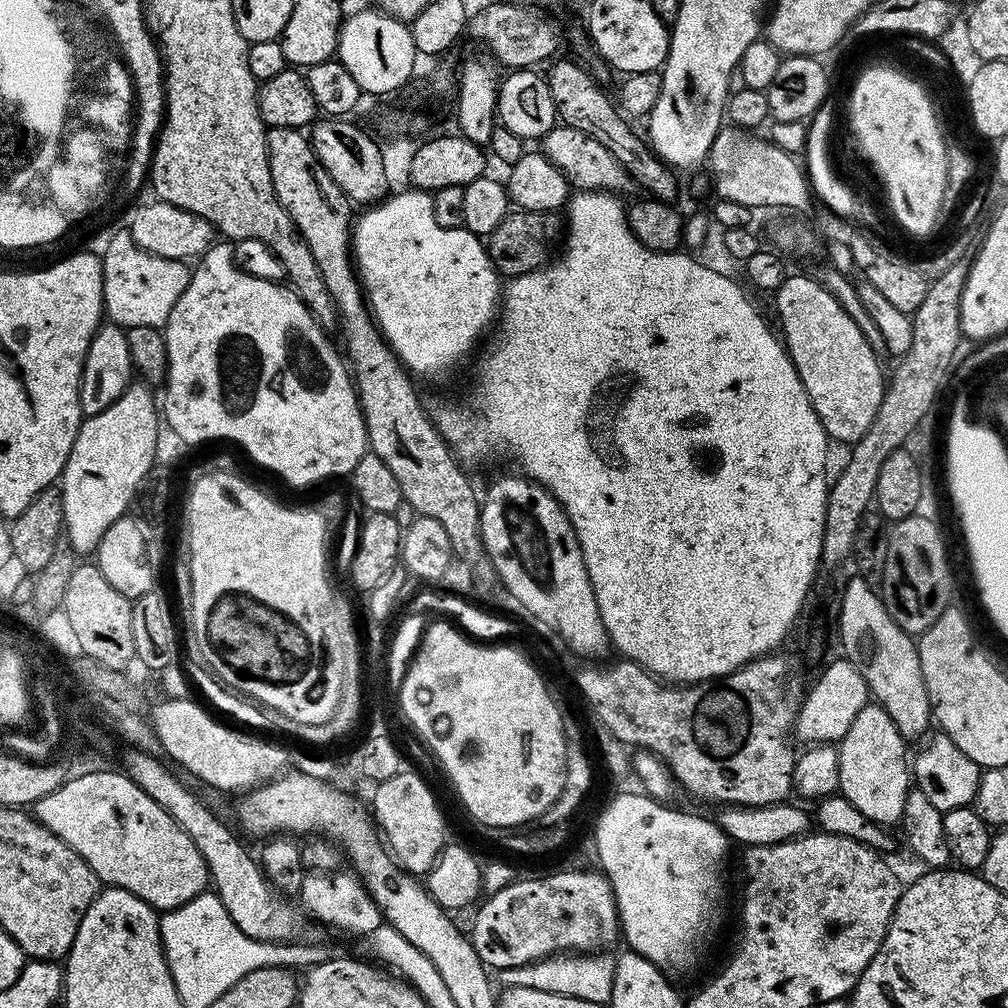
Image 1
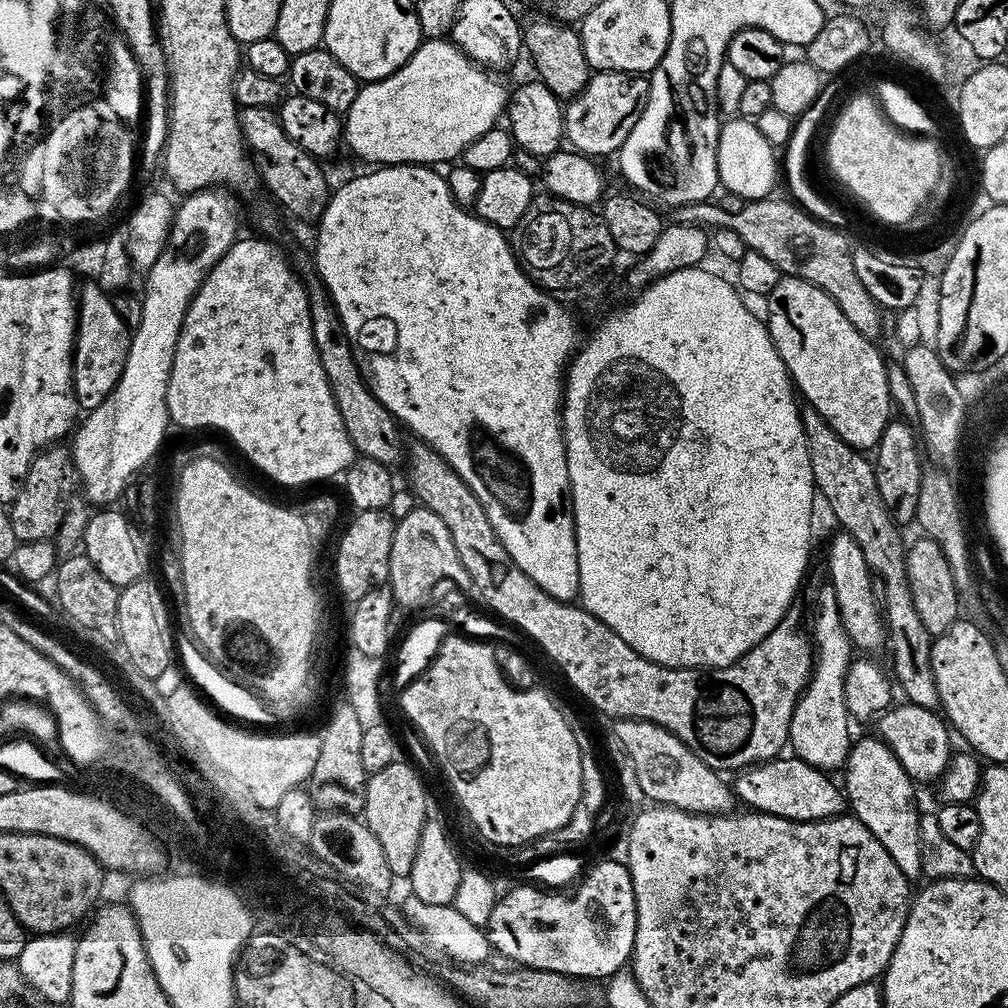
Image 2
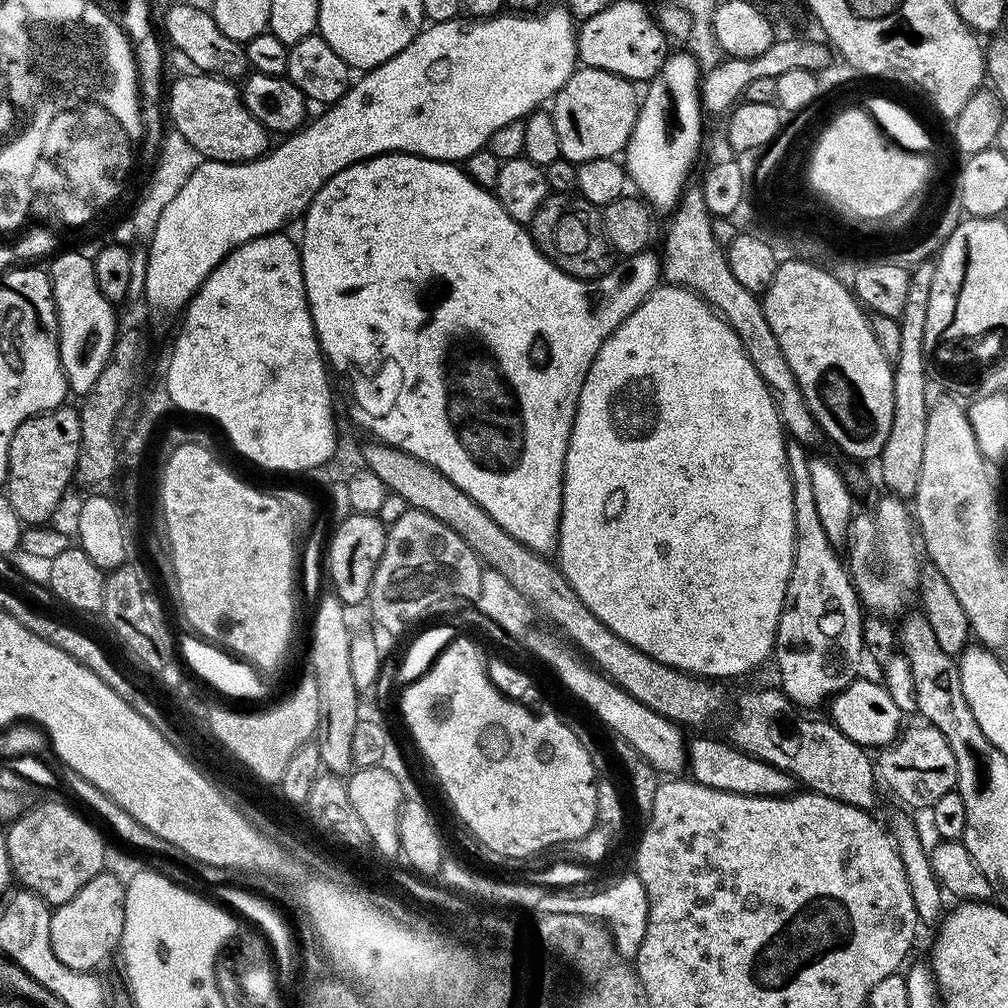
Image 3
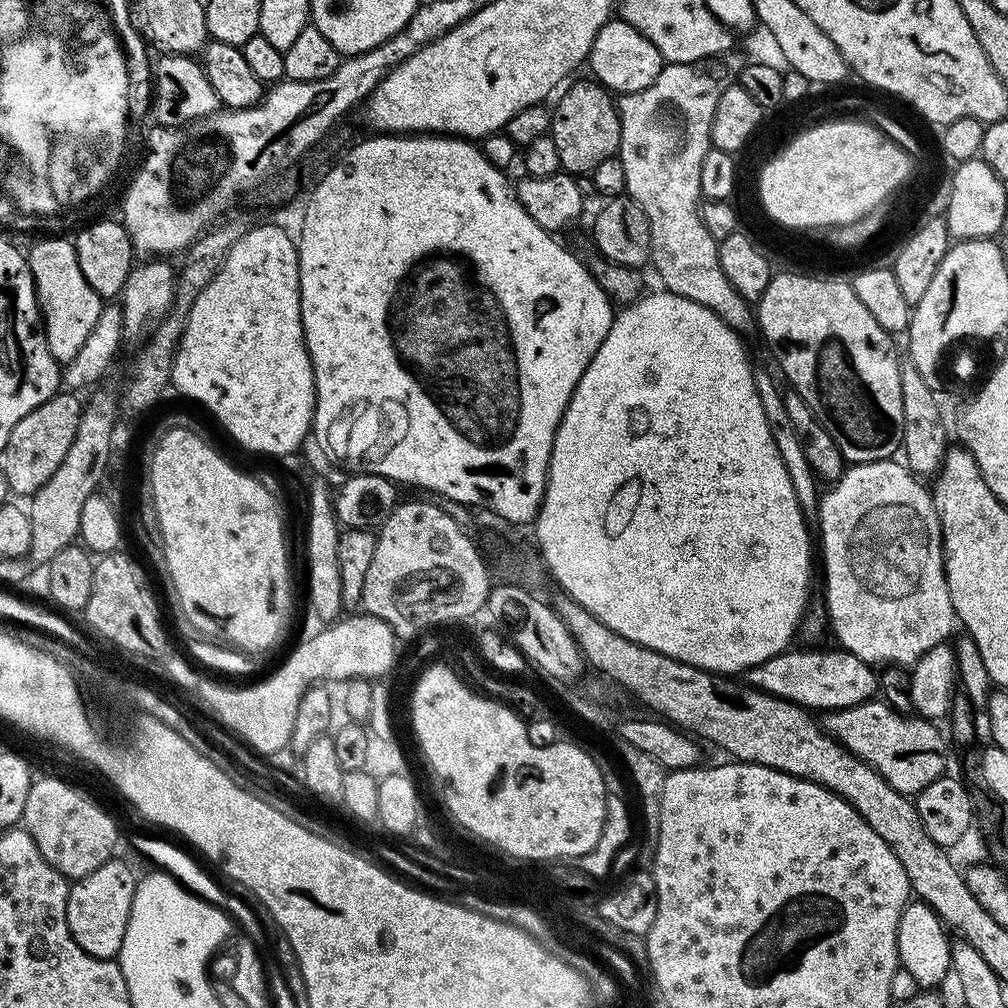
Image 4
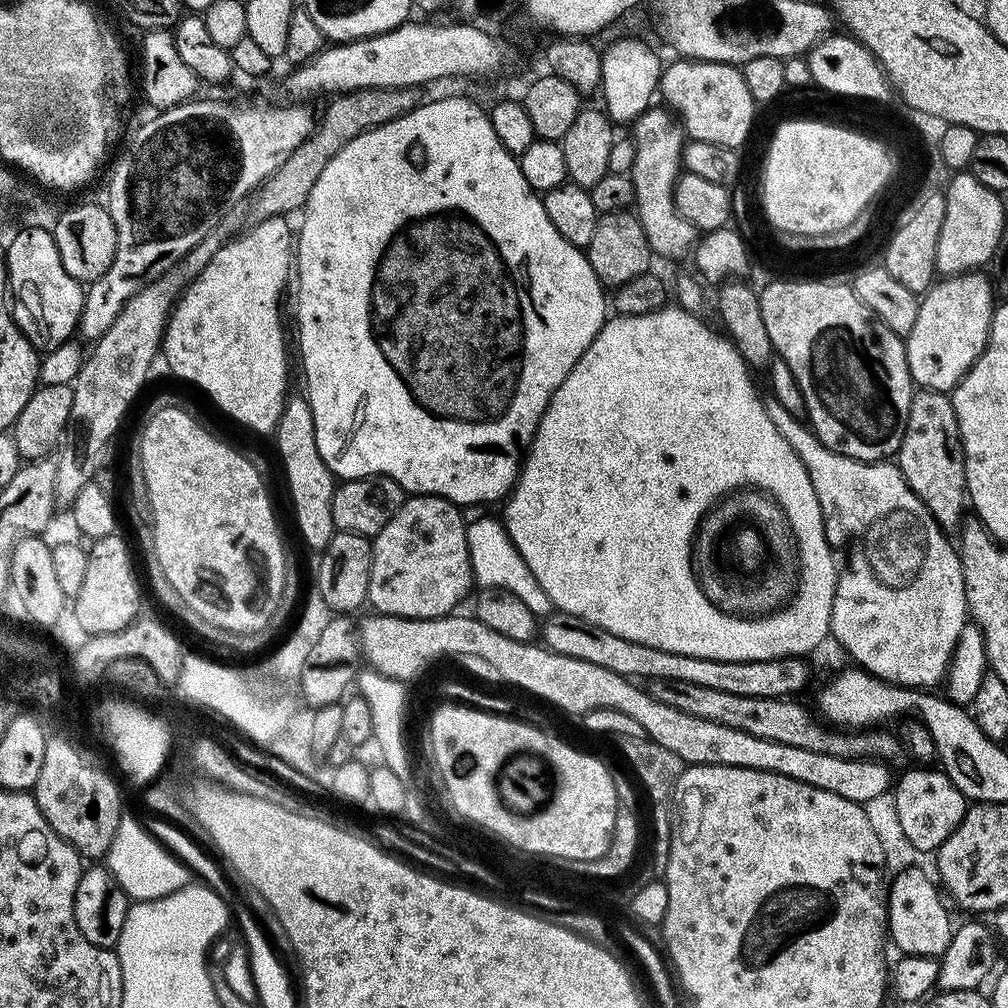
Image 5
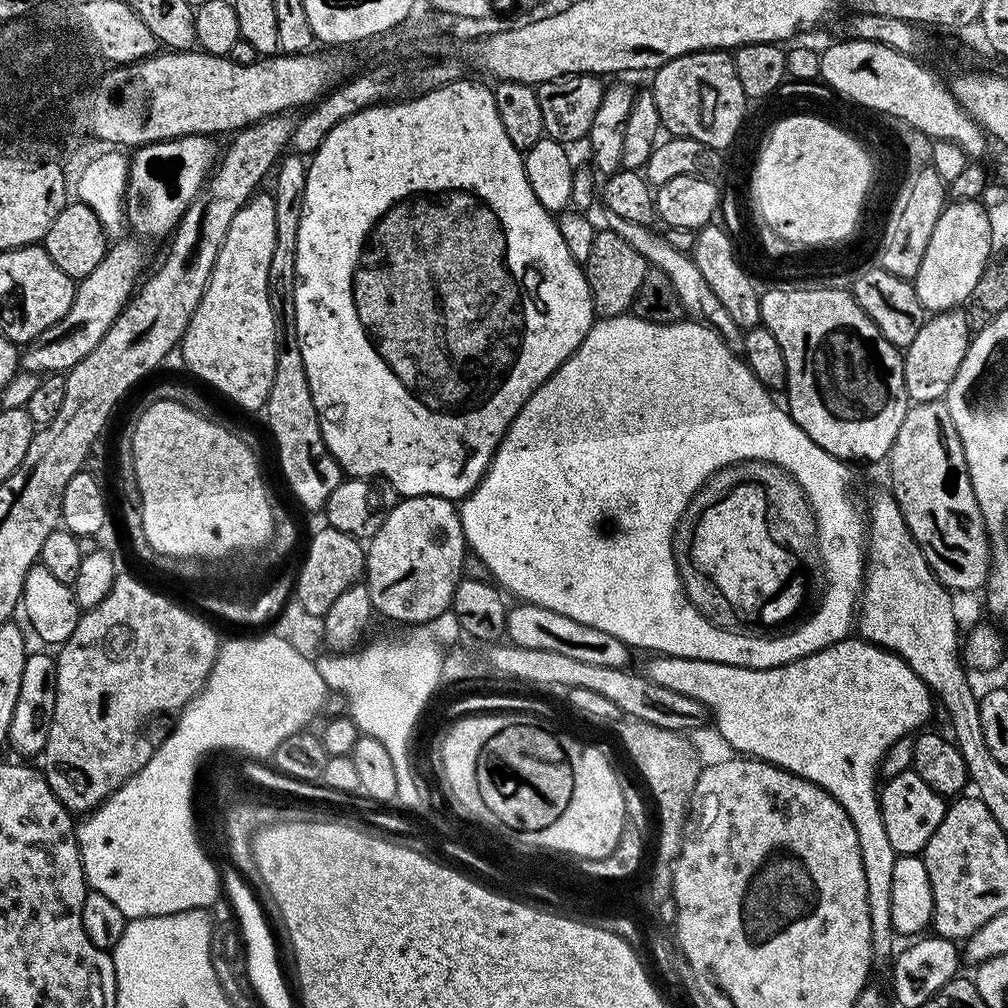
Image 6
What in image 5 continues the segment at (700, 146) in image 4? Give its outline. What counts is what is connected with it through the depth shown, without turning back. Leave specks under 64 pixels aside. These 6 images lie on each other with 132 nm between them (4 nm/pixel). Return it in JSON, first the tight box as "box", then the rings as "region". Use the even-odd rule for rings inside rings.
{"box":[630,106,698,260],"region":[[[649,106],[630,128],[630,138],[634,142],[634,166],[630,173],[636,195],[634,214],[644,227],[653,253],[657,257],[669,256],[676,260],[679,256],[687,257],[695,249],[698,239],[696,227],[678,214],[674,202],[676,181],[682,175],[686,133],[684,125],[667,107],[656,107]]]}

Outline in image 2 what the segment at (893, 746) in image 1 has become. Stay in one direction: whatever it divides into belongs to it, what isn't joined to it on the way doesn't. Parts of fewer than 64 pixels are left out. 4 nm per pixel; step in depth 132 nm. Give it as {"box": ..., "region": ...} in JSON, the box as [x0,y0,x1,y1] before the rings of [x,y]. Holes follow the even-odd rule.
{"box":[842,735,922,878],"region":[[[875,735],[872,736],[864,736],[861,740],[859,737],[848,749],[848,762],[842,772],[844,775],[842,788],[846,793],[846,804],[851,815],[860,820],[862,826],[866,826],[866,830],[870,830],[870,834],[874,834],[874,838],[878,838],[878,842],[882,842],[882,846],[886,846],[886,854],[890,854],[890,858],[894,858],[898,870],[902,870],[902,874],[909,878],[919,877],[922,873],[921,813],[916,812],[915,806],[912,805],[916,800],[917,785],[906,774],[902,762],[898,762],[894,750],[890,750],[890,746],[886,746],[884,740]]]}

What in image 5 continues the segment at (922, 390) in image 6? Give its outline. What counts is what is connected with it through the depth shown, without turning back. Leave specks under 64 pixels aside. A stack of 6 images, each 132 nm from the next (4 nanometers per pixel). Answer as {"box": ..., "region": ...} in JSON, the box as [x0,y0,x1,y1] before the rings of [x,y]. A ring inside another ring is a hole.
{"box":[906,270,994,393],"region":[[[980,270],[940,278],[923,293],[918,322],[906,338],[913,385],[930,392],[951,393],[988,345],[994,311],[994,284]]]}

